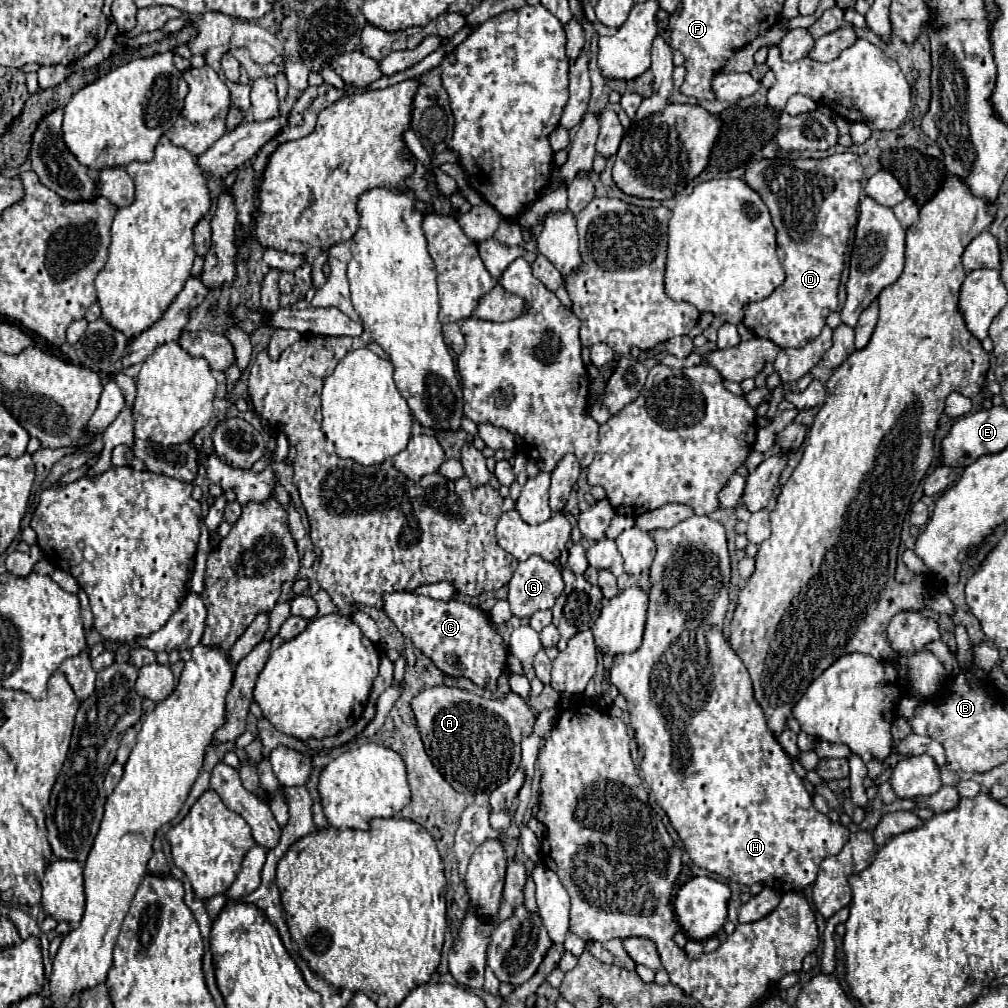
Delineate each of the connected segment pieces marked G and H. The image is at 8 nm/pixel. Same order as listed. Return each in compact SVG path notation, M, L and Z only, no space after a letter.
M531 555L519 563L509 581L511 613L517 617L531 617L539 609L551 609L563 591L561 569L539 555Z
M693 515L691 519L685 519L667 531L663 531L663 529L653 531L651 537L657 545L657 555L655 555L655 561L653 561L651 571L649 571L651 589L649 589L649 609L647 609L643 643L635 653L617 655L613 659L613 667L609 673L611 683L627 699L631 727L635 729L635 741L639 747L639 767L643 771L643 779L649 785L649 789L655 795L661 809L667 813L673 829L679 833L679 837L683 841L687 855L691 857L691 861L697 867L707 869L711 873L717 873L723 879L737 881L741 885L765 883L767 887L771 887L777 893L803 891L807 885L815 883L821 861L829 855L837 855L843 849L843 845L849 841L849 829L843 827L839 821L829 821L827 815L815 811L813 801L803 785L803 779L799 779L793 773L791 757L783 751L783 747L777 743L773 733L767 729L763 709L755 701L755 695L753 695L753 685L751 685L747 667L737 657L731 643L723 637L723 619L725 619L727 607L729 607L729 591L727 589L729 589L729 579L731 579L731 559L729 559L729 551L727 551L725 529L719 521L713 521L707 515L703 515L703 517Z

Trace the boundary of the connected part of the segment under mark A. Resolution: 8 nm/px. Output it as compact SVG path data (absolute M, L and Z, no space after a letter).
M431 687L421 691L411 701L413 713L417 717L419 733L425 743L425 751L433 765L441 771L441 775L449 781L449 785L459 793L475 793L495 791L501 783L505 783L521 763L521 739L525 735L531 735L533 723L537 719L537 713L527 705L525 699L521 699L515 693L509 693L505 699L483 699L473 693L467 693L457 687Z

